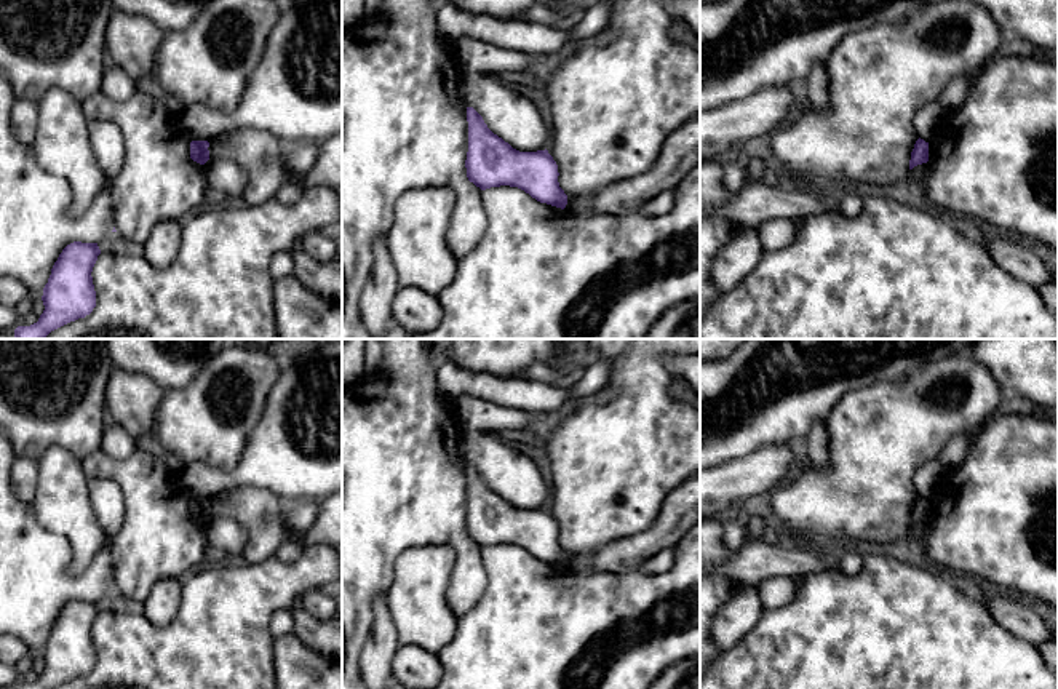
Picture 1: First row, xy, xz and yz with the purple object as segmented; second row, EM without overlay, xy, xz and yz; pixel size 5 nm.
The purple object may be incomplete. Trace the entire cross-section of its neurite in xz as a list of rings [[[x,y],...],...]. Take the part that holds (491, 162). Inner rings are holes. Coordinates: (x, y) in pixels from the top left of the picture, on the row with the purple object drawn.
[[[467,107],[467,177],[481,190],[518,187],[540,203],[564,209],[567,195],[558,182],[558,165],[548,150],[519,152],[494,134],[483,117]]]

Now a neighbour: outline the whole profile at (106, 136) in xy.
[[[89,117],[88,126],[97,163],[113,179],[121,171],[126,158],[123,133],[115,123],[102,118]]]

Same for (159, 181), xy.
[[[137,90],[128,101],[109,99],[101,91],[82,101],[88,117],[115,123],[121,133],[126,158],[112,179],[113,227],[128,241],[144,245],[152,229],[165,221],[181,221],[213,203],[203,165],[190,158],[189,137],[179,126],[177,115],[153,96]]]

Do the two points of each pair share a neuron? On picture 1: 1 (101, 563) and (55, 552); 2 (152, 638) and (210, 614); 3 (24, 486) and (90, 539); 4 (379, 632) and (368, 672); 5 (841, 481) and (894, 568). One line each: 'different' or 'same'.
1: same
2: same
3: different
4: same
5: different

